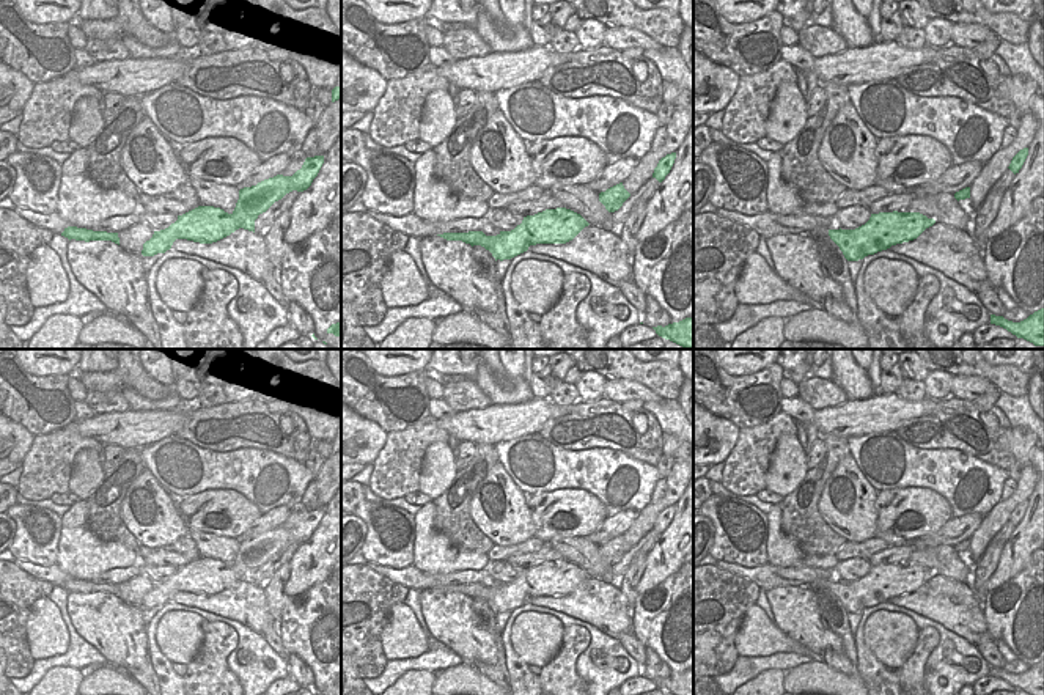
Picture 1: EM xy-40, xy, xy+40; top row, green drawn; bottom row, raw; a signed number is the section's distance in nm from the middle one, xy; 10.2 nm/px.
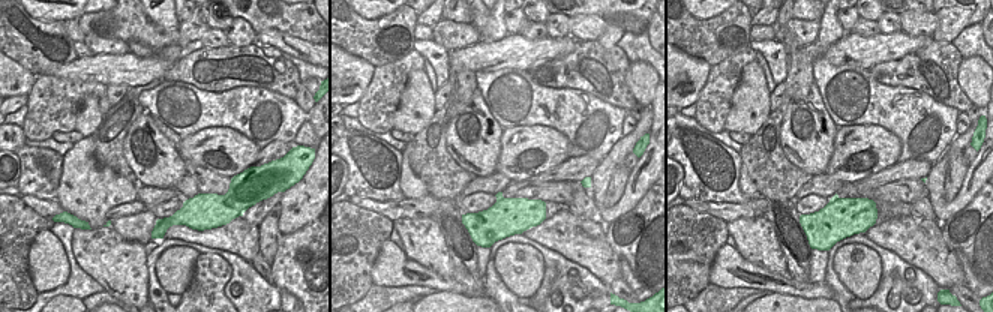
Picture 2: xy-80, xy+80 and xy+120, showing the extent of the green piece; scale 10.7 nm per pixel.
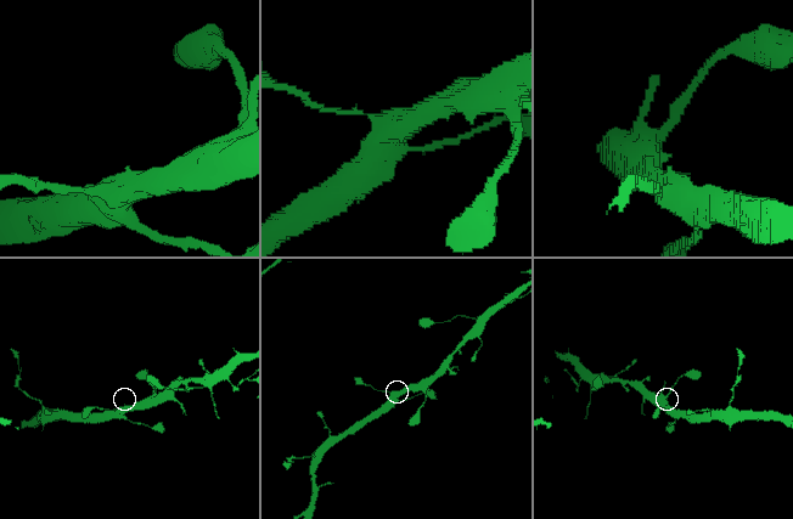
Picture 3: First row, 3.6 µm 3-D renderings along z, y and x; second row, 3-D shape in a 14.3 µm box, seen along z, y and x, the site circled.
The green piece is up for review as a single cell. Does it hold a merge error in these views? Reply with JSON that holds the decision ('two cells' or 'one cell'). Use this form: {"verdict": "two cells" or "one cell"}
{"verdict": "one cell"}

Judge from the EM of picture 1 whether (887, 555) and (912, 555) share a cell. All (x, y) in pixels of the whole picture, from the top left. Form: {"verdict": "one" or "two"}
{"verdict": "one"}

